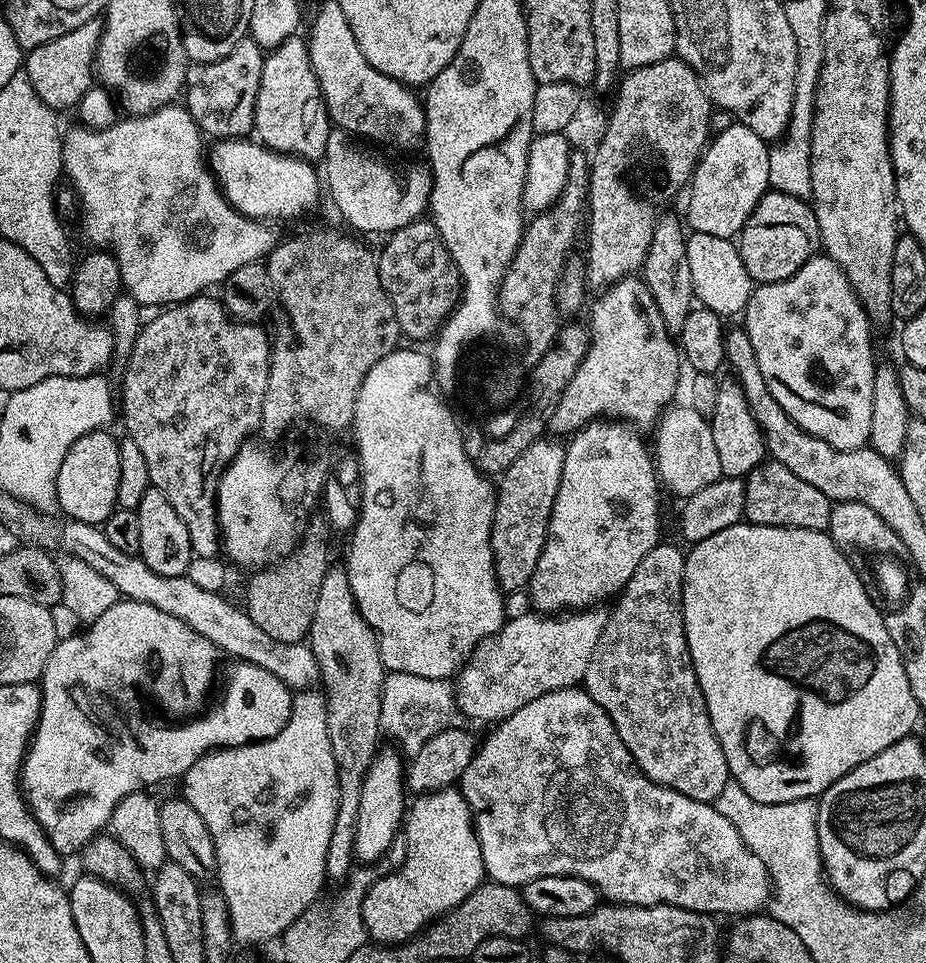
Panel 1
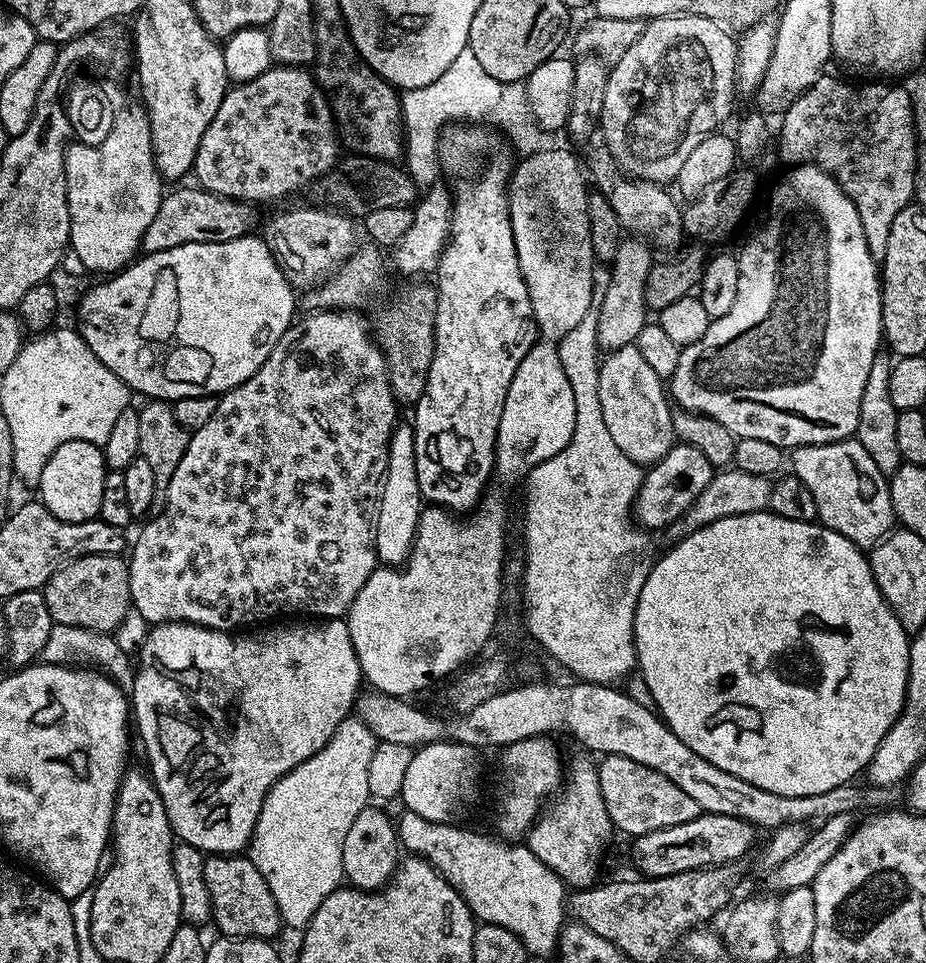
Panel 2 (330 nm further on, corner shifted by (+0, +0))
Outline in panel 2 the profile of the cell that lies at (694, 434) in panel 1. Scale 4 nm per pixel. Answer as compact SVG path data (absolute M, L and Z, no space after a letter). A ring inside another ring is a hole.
M635 344L622 346L601 359L598 398L602 398L606 430L610 430L610 438L614 438L618 450L622 450L626 458L641 466L651 466L660 463L660 459L672 449L673 409L666 395L665 381L654 374Z

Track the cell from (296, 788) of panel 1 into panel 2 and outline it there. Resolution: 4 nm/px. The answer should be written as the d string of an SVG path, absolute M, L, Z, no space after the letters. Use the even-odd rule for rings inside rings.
M349 718L342 721L338 730L306 762L294 766L266 794L262 802L262 810L258 814L258 822L252 831L252 840L248 843L246 855L258 866L258 874L266 878L266 886L270 886L270 894L274 894L274 902L280 911L280 919L297 930L308 927L310 918L326 902L330 893L341 887L344 880L342 866L342 842L346 842L346 830L354 823L354 818L363 808L369 807L370 795L367 788L370 758L378 745L377 738L362 721Z

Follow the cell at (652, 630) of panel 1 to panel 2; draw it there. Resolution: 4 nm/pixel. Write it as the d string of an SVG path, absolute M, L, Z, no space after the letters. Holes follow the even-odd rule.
M604 756L599 761L596 773L602 802L606 802L612 827L617 833L625 832L628 838L650 834L666 826L682 826L682 822L690 822L702 814L698 802L682 794L682 790L678 790L670 778L638 762L630 762L630 758Z

